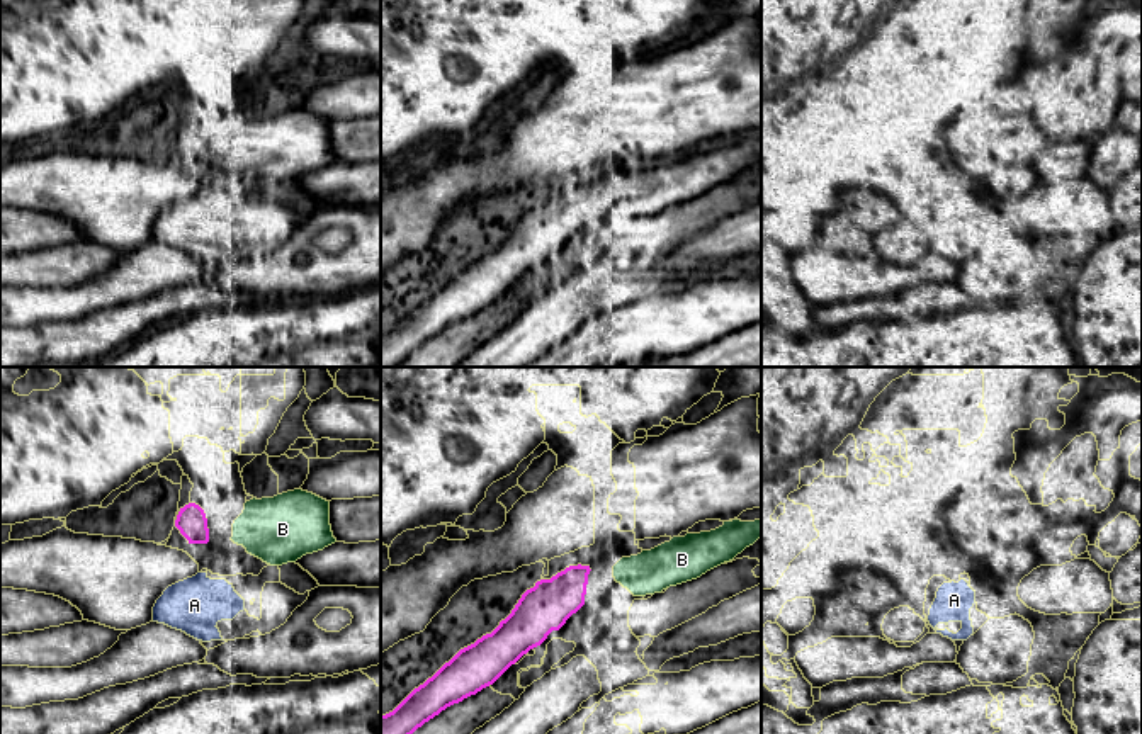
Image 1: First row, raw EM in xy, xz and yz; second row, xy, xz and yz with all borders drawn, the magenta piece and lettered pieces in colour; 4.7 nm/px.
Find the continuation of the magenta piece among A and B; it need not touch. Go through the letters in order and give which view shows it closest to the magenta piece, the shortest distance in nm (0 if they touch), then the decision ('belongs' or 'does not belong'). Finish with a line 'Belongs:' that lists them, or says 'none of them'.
A: nearest in xy; 140 nm apart; does not belong
B: nearest in xy; 110 nm apart; belongs
Belongs: B

